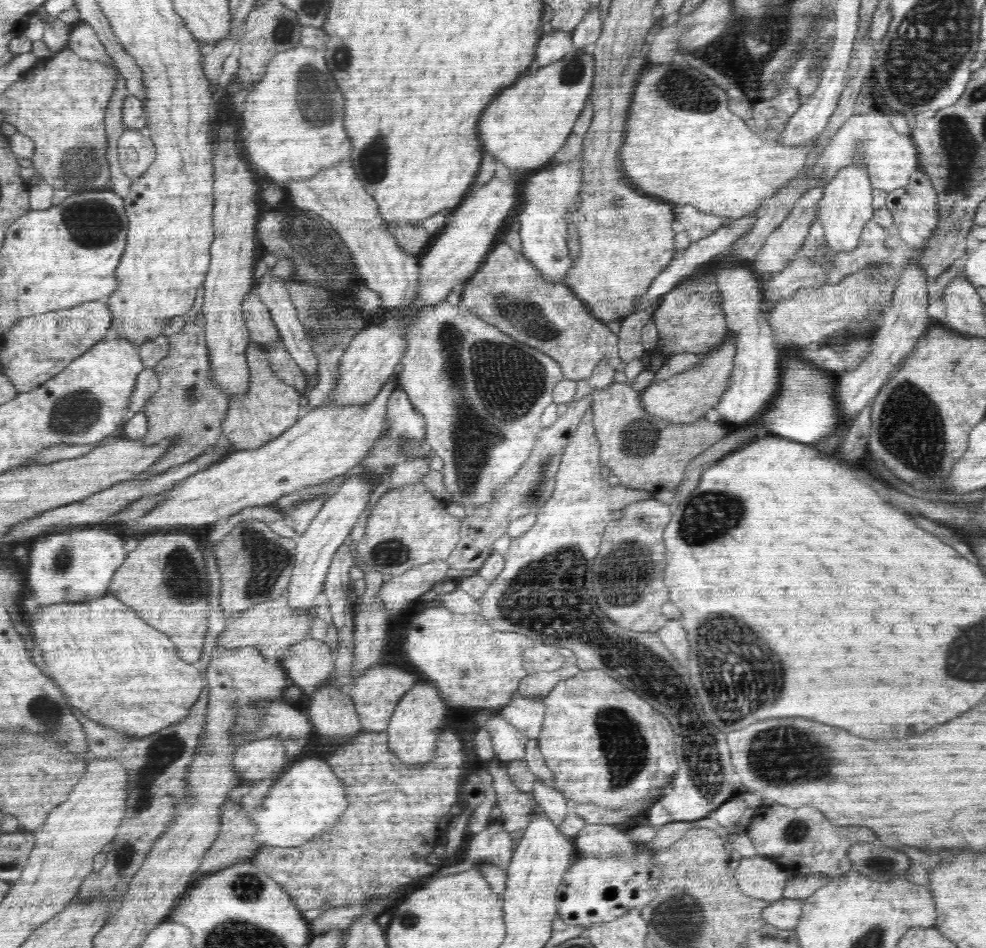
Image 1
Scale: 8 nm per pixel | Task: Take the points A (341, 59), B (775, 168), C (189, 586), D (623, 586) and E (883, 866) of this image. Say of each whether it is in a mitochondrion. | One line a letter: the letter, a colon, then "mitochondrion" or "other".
A: mitochondrion
B: other
C: mitochondrion
D: mitochondrion
E: mitochondrion

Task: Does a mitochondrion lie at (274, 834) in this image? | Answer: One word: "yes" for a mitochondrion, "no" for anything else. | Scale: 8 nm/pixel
no

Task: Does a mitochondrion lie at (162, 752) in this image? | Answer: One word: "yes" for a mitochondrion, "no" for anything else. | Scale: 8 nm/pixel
yes

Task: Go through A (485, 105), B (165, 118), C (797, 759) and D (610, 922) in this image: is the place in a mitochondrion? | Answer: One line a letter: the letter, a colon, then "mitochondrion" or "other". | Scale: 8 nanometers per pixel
A: other
B: other
C: mitochondrion
D: other

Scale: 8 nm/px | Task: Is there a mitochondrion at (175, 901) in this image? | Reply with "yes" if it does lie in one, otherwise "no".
no

